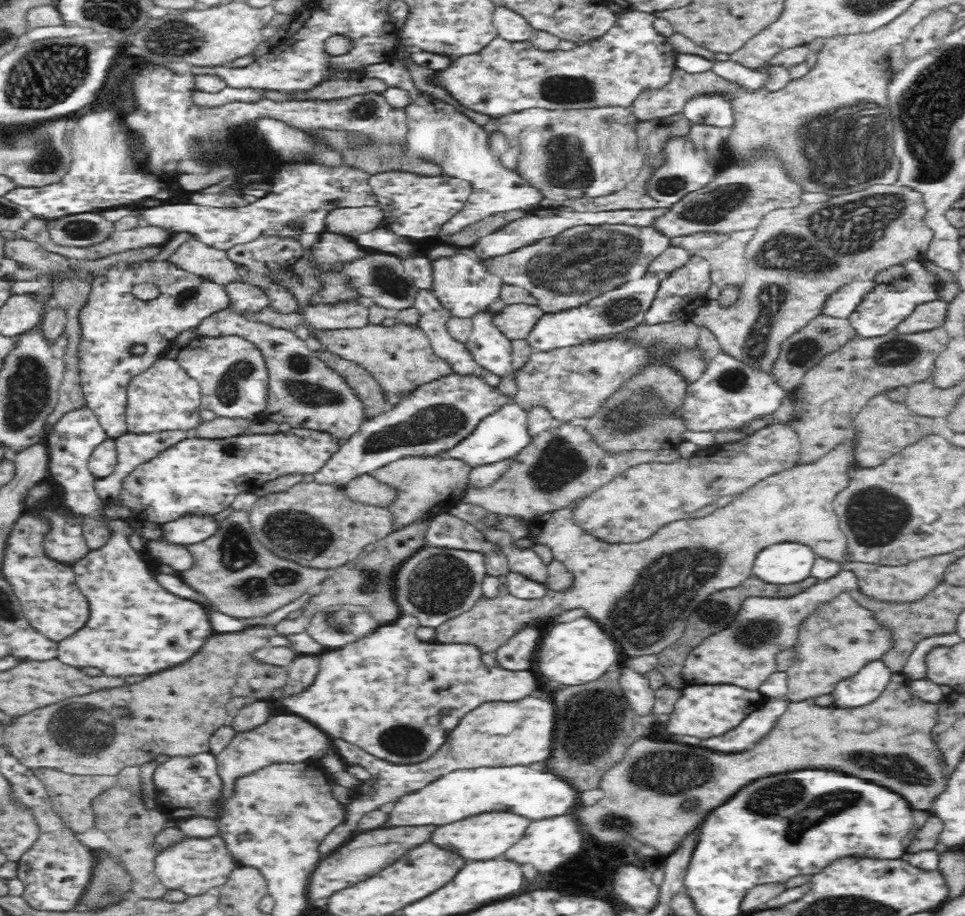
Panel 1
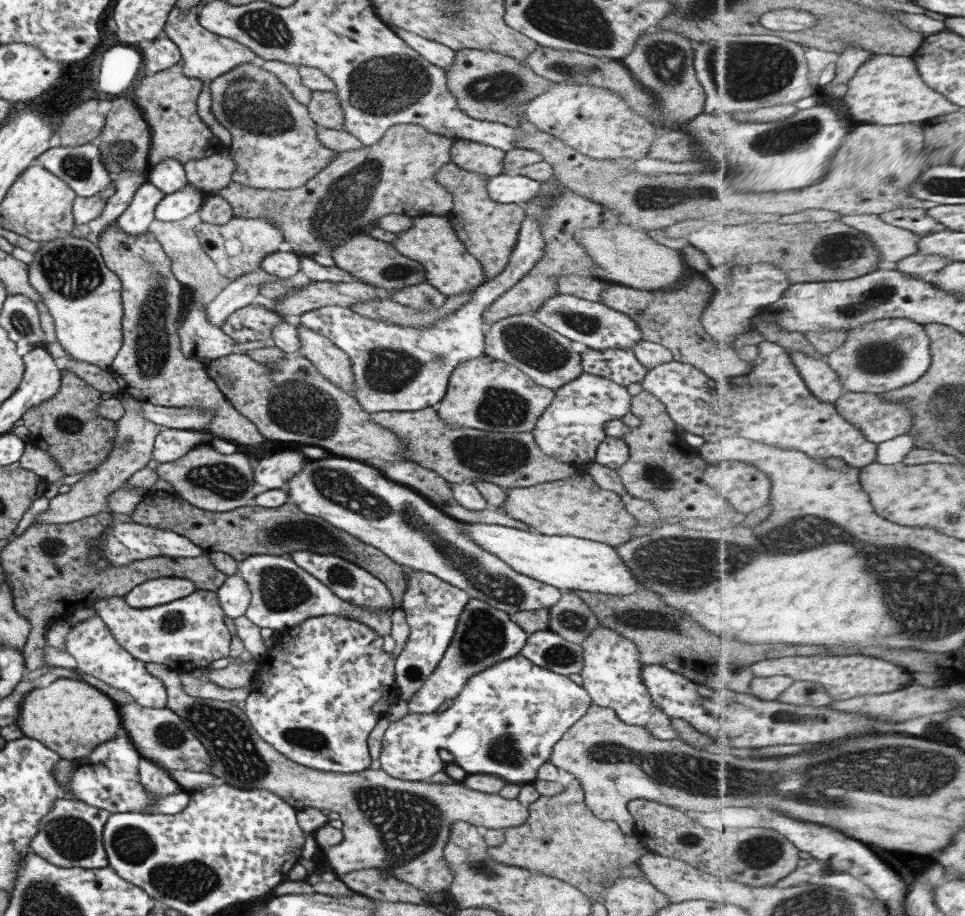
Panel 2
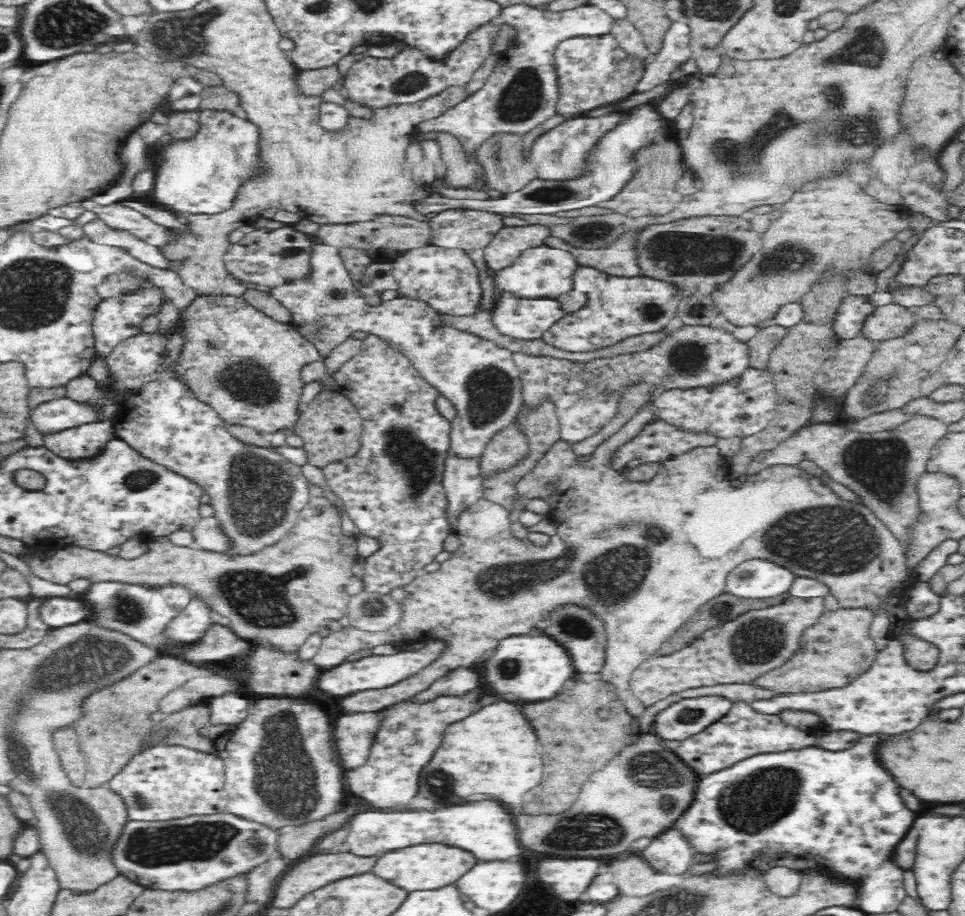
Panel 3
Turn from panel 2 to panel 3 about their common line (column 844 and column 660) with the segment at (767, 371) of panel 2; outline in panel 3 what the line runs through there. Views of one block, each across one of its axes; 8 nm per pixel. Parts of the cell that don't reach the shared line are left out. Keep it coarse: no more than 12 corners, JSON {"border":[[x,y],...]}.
{"border":[[654,416],[609,456],[615,472],[716,444]]}

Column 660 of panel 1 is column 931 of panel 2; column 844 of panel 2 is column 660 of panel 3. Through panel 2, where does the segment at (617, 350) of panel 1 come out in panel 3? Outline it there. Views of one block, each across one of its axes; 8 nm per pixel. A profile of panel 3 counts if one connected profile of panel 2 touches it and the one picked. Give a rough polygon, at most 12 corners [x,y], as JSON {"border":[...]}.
{"border":[[682,326],[658,346],[570,362],[511,352],[524,406],[557,407],[561,439],[596,434],[619,392],[737,380],[745,343]]}

